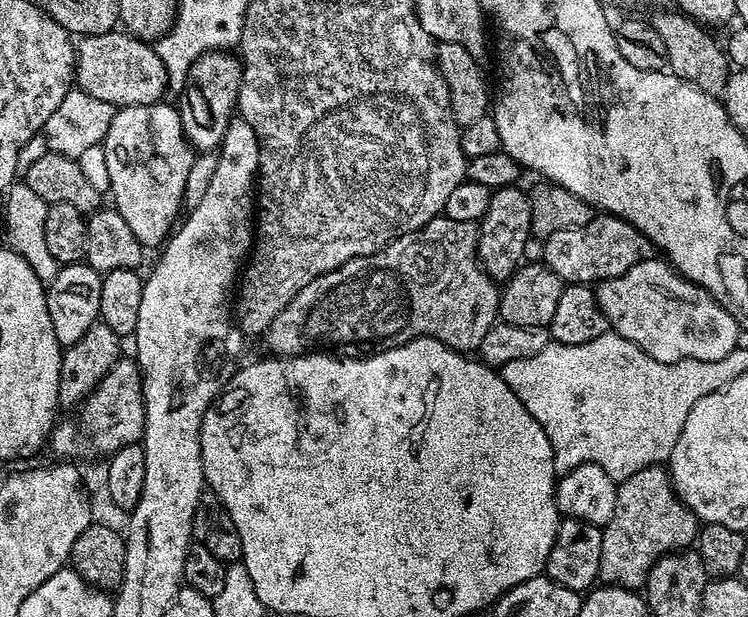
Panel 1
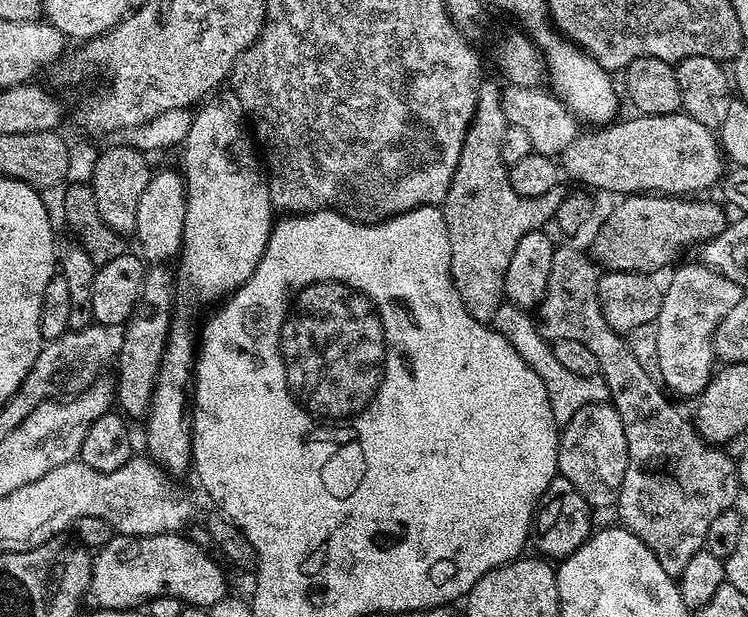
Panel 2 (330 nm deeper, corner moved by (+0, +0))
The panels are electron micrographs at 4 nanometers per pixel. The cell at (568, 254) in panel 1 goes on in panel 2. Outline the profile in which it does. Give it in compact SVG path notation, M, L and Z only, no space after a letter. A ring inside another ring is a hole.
M628 194L623 197L624 200L620 205L617 206L616 209L613 210L612 213L609 214L608 217L604 220L604 225L600 228L600 233L596 236L596 241L593 242L592 248L590 247L590 252L593 257L605 269L611 270L613 272L646 272L649 274L659 273L659 268L664 268L668 263L671 262L672 259L675 258L676 255L679 254L683 248L692 248L695 244L701 244L701 246L707 245L715 236L718 234L722 234L724 231L730 227L730 219L728 220L728 216L723 212L722 209L719 208L716 204L711 204L710 201L704 200L708 198L685 198L680 194Z

